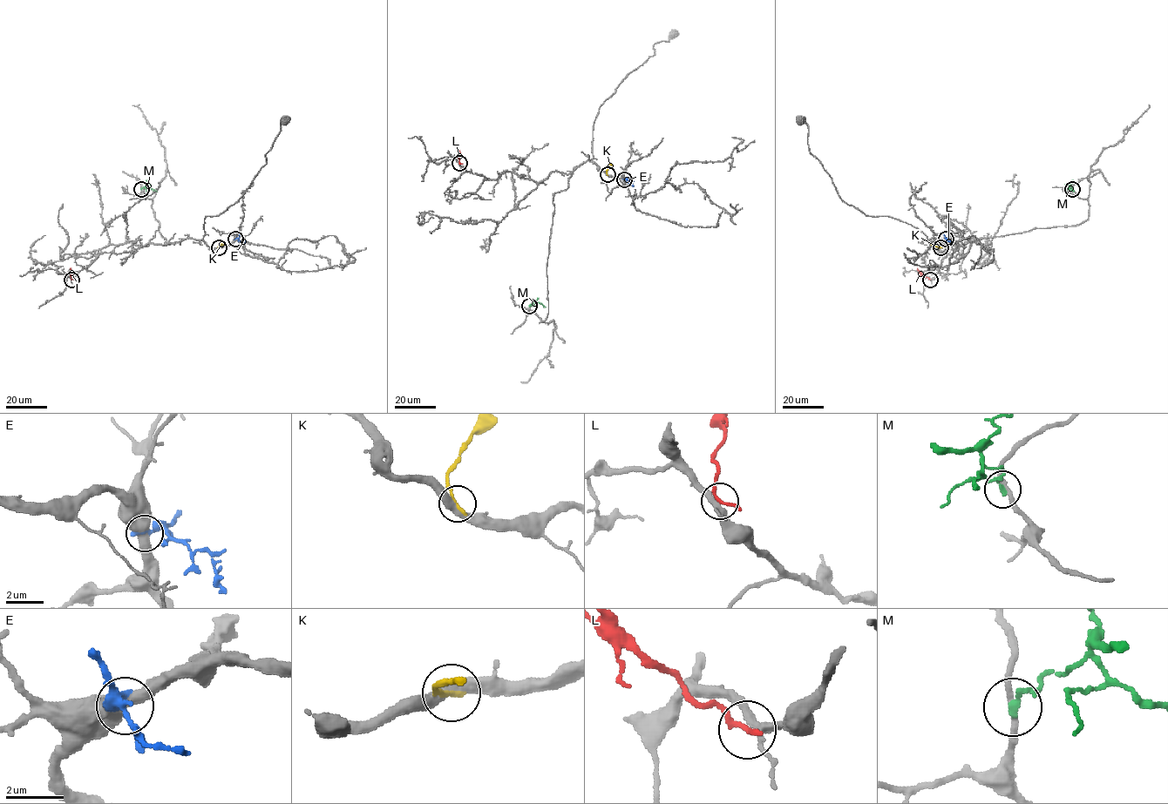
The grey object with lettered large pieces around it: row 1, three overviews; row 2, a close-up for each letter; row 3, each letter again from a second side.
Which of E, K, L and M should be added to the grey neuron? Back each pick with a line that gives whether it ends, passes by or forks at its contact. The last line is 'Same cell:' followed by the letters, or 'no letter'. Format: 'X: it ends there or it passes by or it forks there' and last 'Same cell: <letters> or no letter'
M: it ends there
Same cell: M

